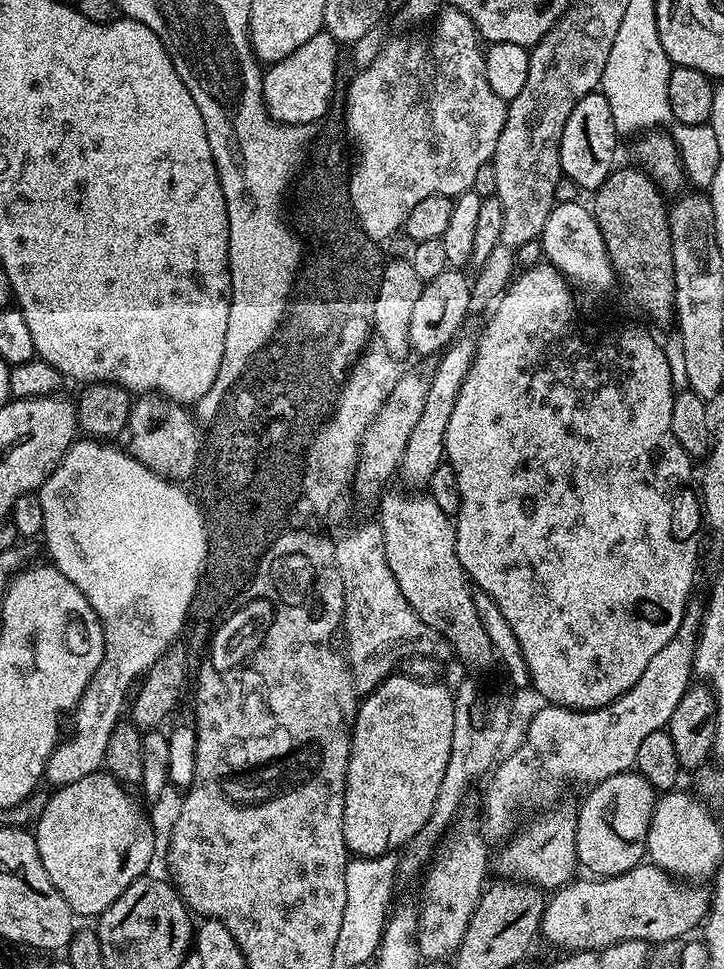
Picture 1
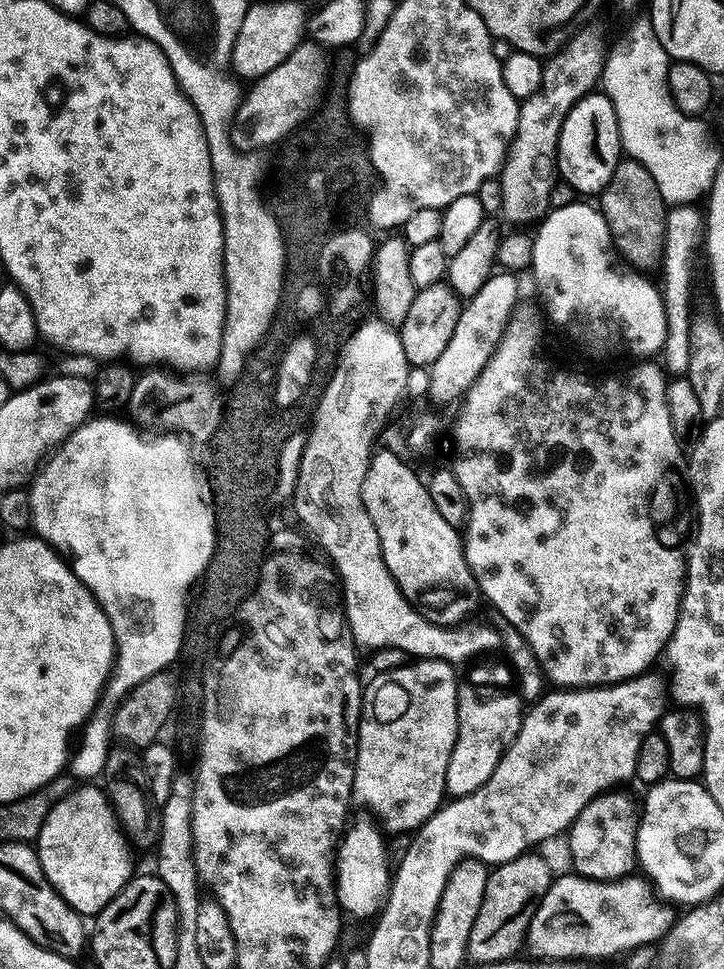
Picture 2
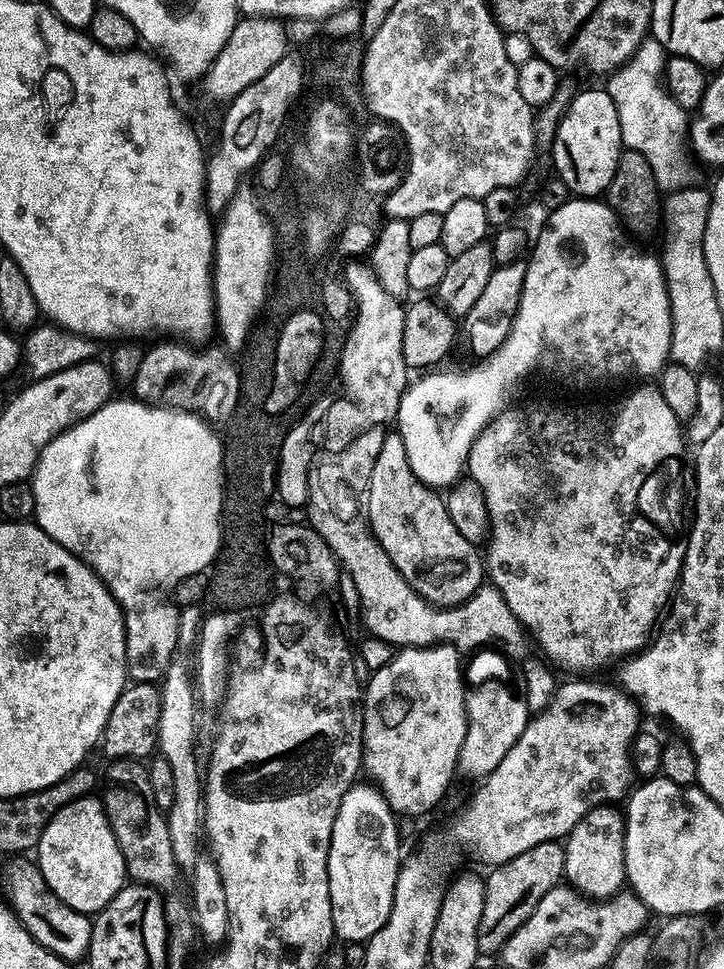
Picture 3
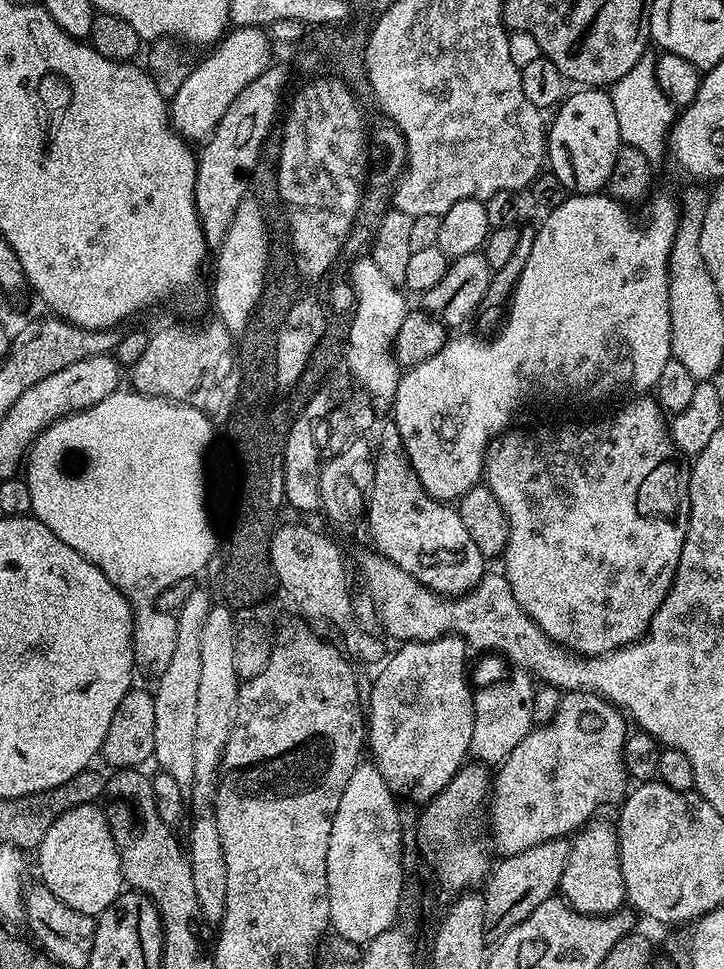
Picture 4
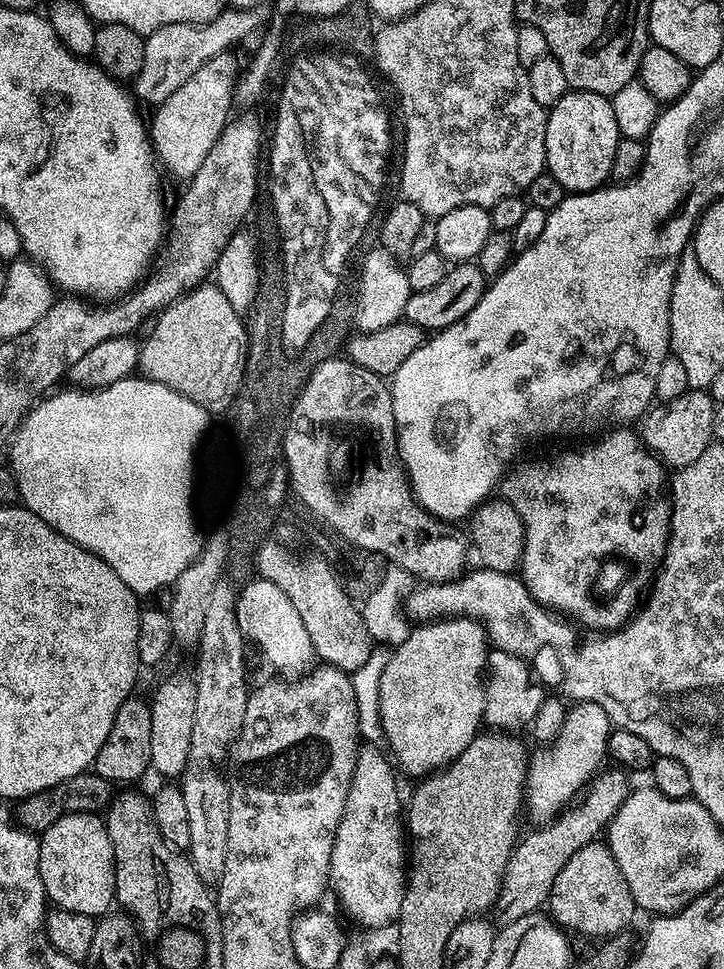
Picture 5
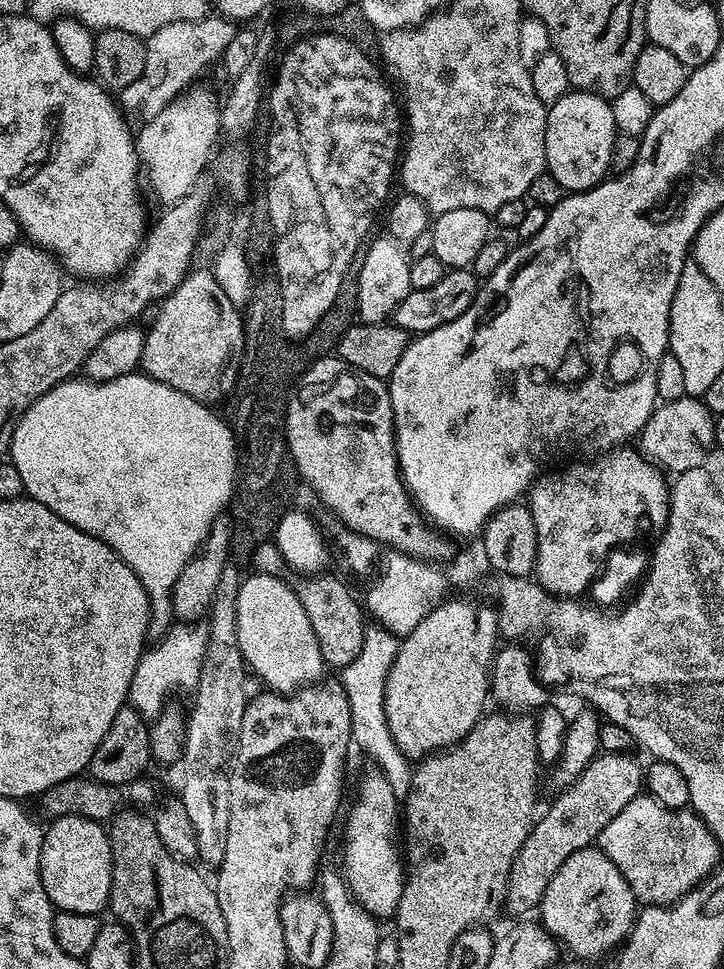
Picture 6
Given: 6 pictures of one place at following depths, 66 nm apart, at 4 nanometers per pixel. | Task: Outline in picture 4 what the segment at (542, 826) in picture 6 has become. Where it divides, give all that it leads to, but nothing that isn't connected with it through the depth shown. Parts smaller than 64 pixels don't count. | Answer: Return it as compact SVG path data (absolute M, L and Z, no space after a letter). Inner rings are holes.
M567 839L547 840L530 850L522 850L513 856L503 857L500 865L491 869L483 889L484 934L489 941L495 942L505 936L518 922L530 918L542 902L557 895L560 879L568 861L570 844ZM488 888L488 889L487 889Z

